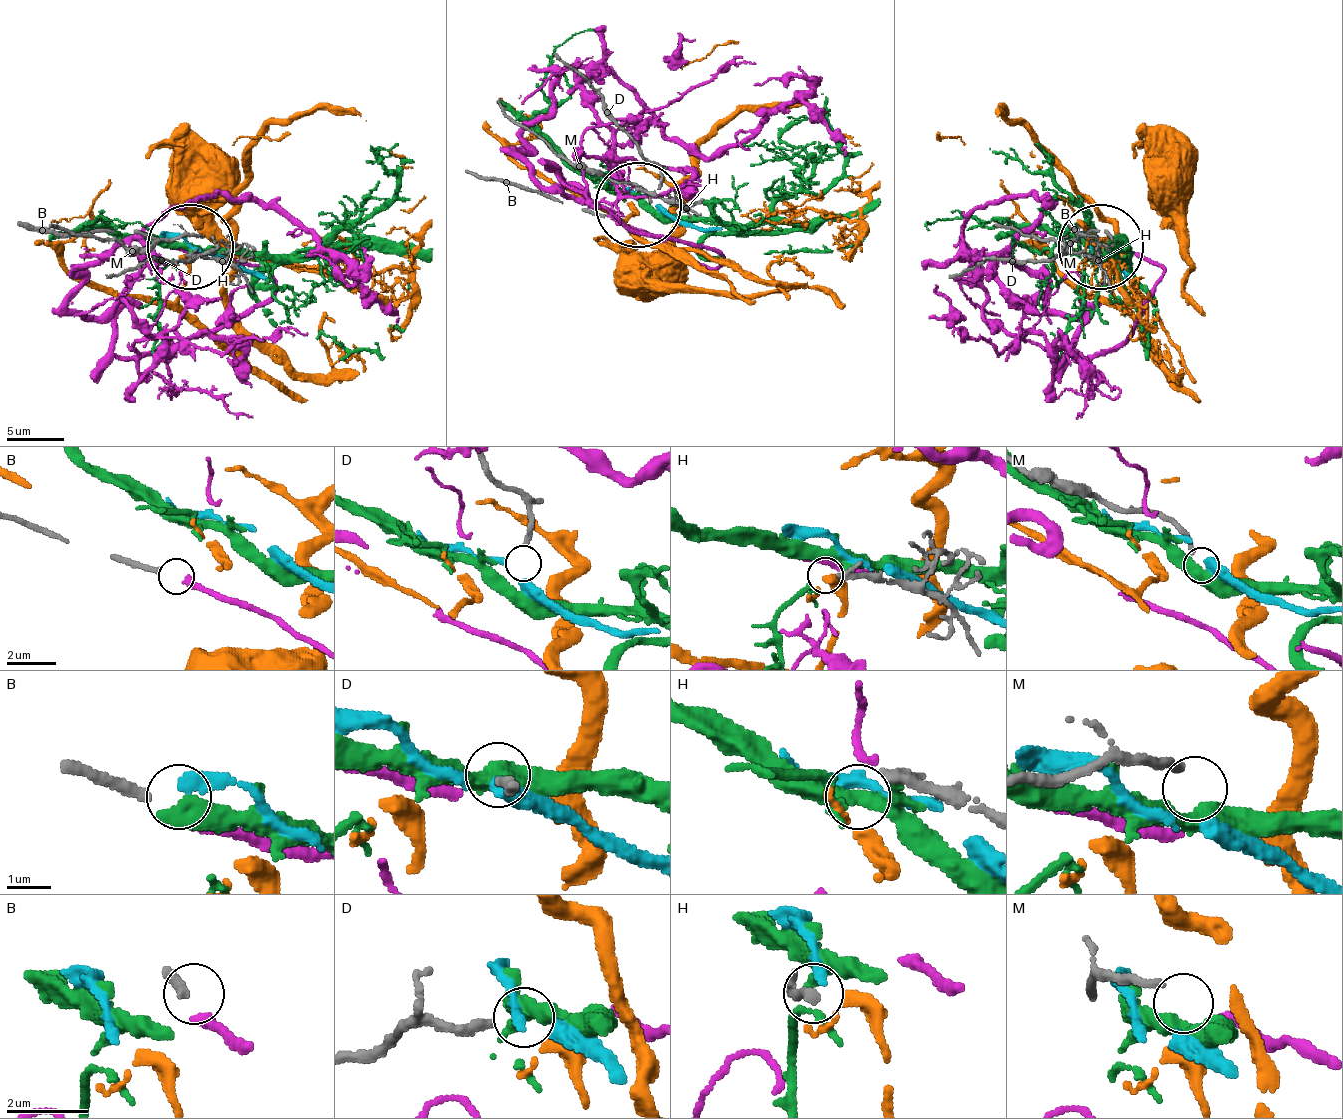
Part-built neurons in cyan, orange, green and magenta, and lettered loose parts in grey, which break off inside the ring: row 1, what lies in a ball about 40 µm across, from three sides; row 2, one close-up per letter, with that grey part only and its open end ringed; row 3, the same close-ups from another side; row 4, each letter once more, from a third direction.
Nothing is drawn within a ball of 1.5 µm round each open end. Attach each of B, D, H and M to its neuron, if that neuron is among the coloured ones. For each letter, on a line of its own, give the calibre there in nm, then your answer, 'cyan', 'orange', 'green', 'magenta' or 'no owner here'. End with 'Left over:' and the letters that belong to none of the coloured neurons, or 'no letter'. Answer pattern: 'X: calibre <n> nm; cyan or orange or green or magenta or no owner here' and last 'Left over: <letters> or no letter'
B: calibre 240 nm; magenta
D: calibre 220 nm; cyan
H: calibre 240 nm; orange
M: calibre 170 nm; no owner here
Left over: M

